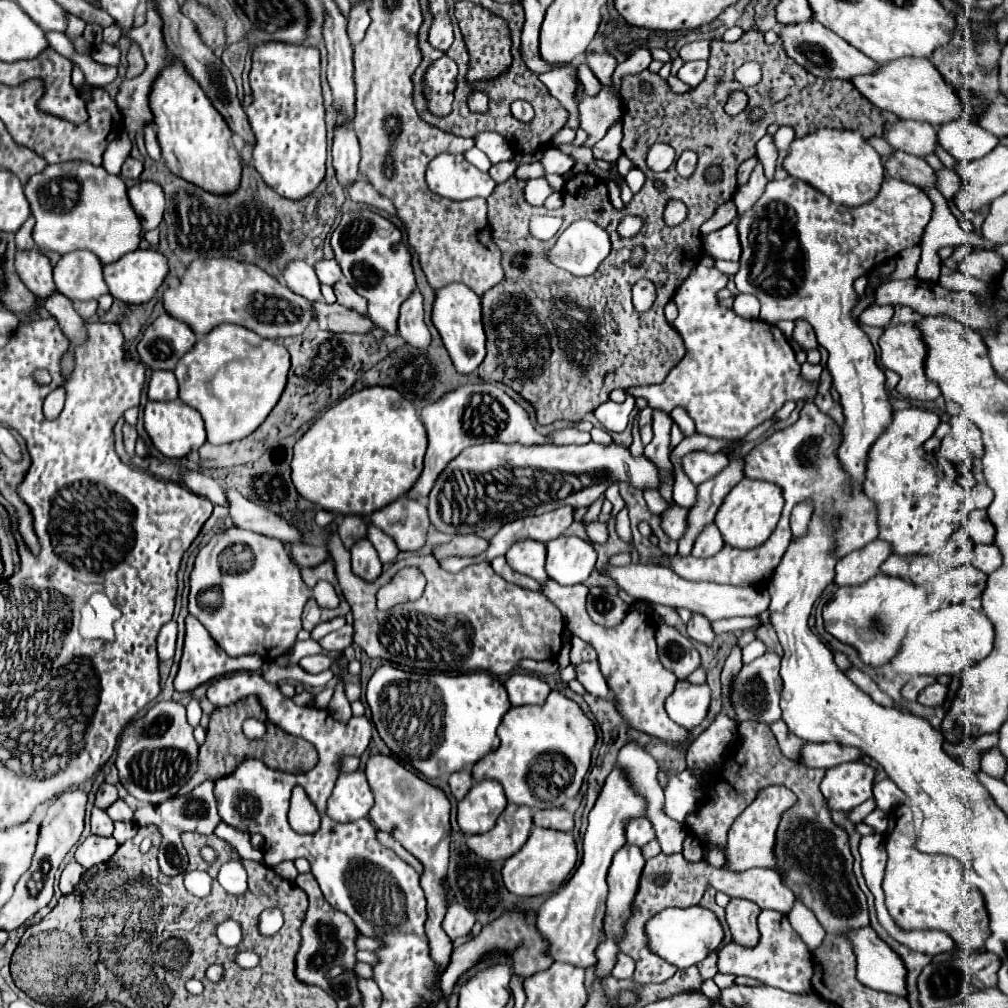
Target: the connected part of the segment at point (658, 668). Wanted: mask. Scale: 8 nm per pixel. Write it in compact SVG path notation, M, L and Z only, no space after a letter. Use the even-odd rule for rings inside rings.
M549 580L543 586L543 594L561 610L563 620L567 620L569 632L573 632L575 636L579 636L597 650L601 672L609 684L609 690L613 692L615 708L625 718L625 722L629 722L629 726L633 726L639 732L663 740L669 746L683 746L689 740L691 732L687 728L677 726L665 714L665 698L669 698L669 694L673 692L677 678L669 670L665 670L657 658L657 642L655 642L657 622L645 612L629 610L625 620L615 628L599 626L585 612L587 592L589 590L583 584L559 586L557 582Z

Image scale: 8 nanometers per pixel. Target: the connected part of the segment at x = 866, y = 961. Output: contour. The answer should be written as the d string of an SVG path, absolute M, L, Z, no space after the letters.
M873 928L849 932L853 950L857 954L857 980L873 990L909 996L907 968L903 958L879 938Z

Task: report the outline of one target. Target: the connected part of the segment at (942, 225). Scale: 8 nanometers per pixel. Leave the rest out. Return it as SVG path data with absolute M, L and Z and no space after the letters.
M925 190L933 204L933 218L925 228L923 240L921 240L921 260L917 266L917 278L925 280L925 282L937 282L939 280L939 270L941 270L941 258L939 258L939 250L943 246L961 246L961 244L973 244L977 248L993 248L995 244L985 240L983 236L975 236L975 234L967 234L959 228L959 222L955 218L955 214L949 210L947 200L943 198L941 192L937 190Z

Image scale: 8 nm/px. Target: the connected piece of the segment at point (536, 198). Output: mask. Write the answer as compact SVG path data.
M535 178L535 180L527 180L525 184L525 200L531 202L531 206L543 206L545 198L551 194L553 190L549 188L545 178Z

